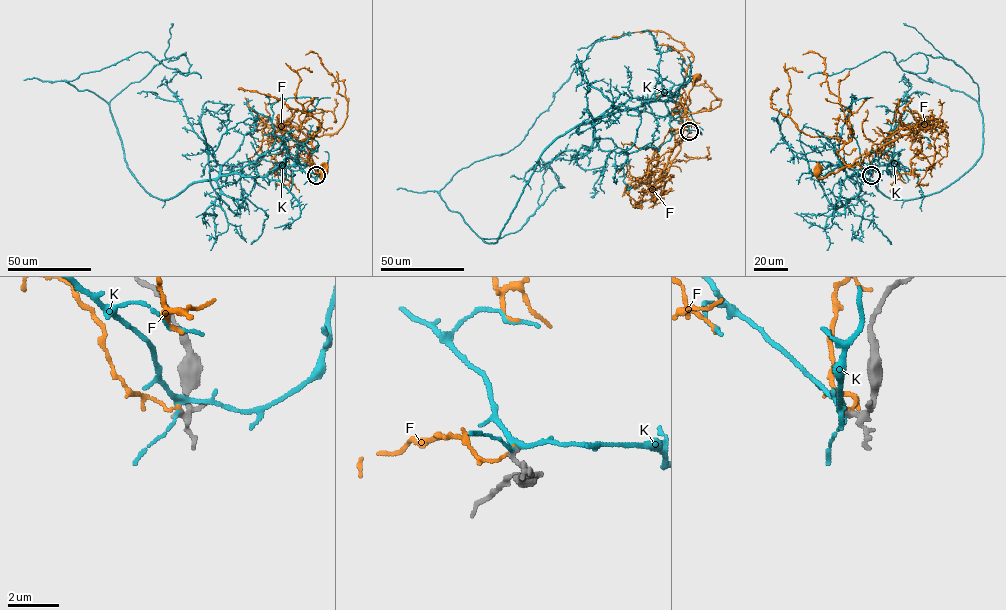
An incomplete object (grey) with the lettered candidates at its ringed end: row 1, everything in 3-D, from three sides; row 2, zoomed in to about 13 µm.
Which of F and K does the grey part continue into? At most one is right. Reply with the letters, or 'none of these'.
none of these

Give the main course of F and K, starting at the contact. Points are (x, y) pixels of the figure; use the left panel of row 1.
F: (316, 174), (295, 151), (307, 137), (287, 125), (311, 155), (316, 172), (321, 177), (324, 172)
K: (316, 175), (297, 164), (230, 173), (161, 200), (127, 167), (109, 105), (66, 81), (145, 52), (201, 78)

